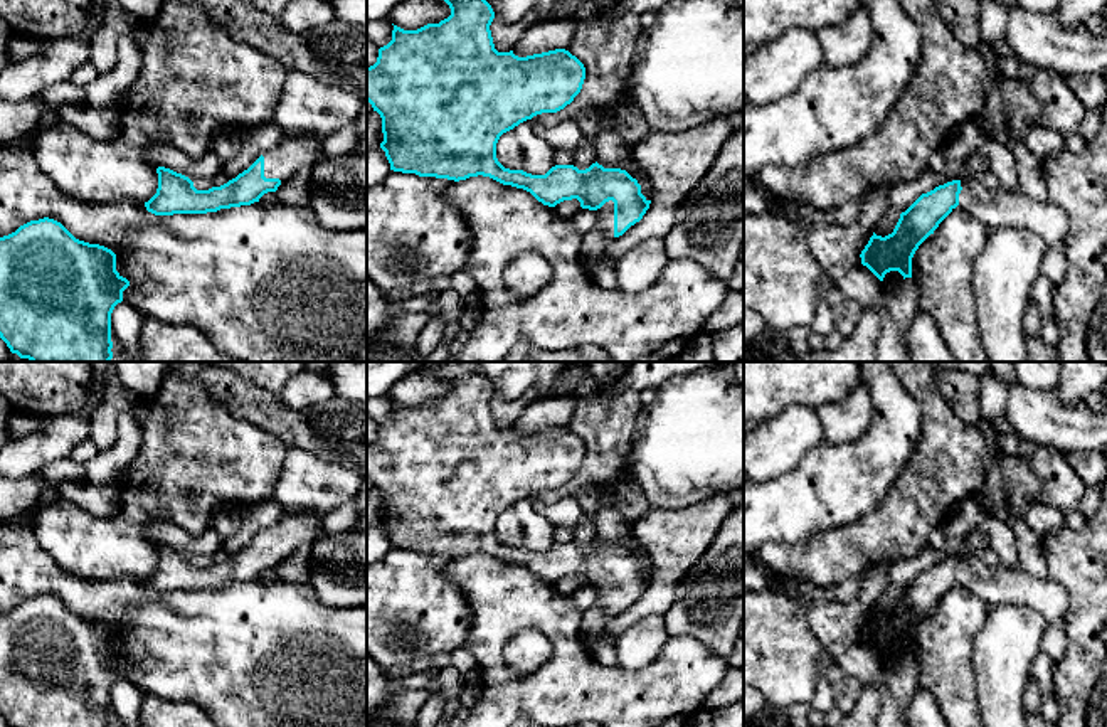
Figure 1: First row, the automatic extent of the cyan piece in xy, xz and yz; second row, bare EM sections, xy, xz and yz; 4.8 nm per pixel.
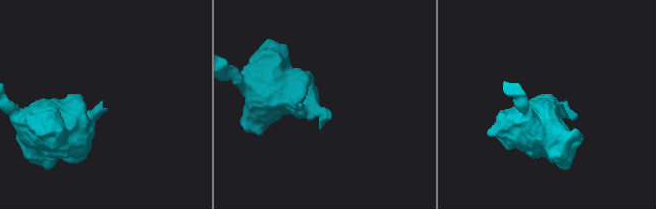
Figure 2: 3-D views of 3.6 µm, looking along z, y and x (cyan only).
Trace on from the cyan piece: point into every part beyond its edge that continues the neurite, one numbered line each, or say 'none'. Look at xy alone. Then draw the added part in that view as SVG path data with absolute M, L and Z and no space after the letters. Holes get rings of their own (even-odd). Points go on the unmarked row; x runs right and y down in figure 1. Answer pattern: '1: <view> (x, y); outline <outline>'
1: xy (290, 532); outline M316 513L281 515L264 533L264 554L289 557L303 545L313 545L323 528L323 517Z

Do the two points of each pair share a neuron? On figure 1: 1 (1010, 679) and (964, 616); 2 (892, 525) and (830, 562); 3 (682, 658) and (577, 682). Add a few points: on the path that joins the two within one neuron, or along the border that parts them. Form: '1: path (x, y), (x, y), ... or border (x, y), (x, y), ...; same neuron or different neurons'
1: border (990, 606), (985, 625), (971, 648); different neurons
2: path (877, 539), (845, 551); same neuron
3: path (656, 682), (603, 684); same neuron

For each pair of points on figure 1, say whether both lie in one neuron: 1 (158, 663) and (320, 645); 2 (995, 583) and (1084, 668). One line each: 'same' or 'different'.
1: same
2: different

